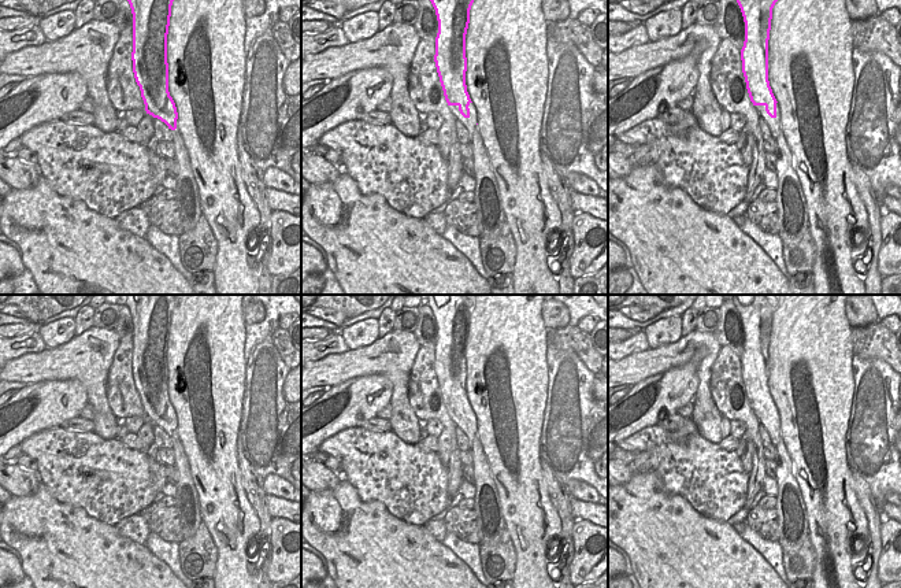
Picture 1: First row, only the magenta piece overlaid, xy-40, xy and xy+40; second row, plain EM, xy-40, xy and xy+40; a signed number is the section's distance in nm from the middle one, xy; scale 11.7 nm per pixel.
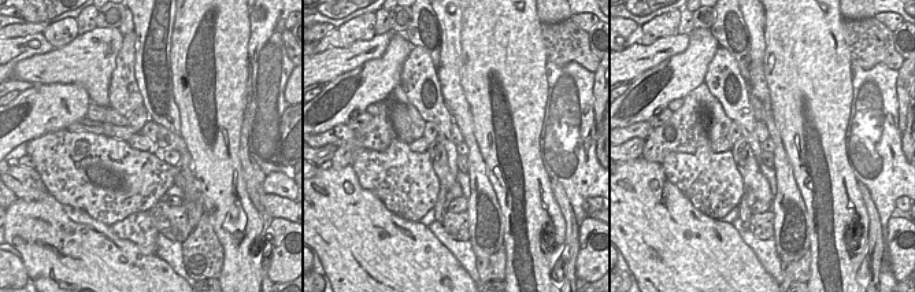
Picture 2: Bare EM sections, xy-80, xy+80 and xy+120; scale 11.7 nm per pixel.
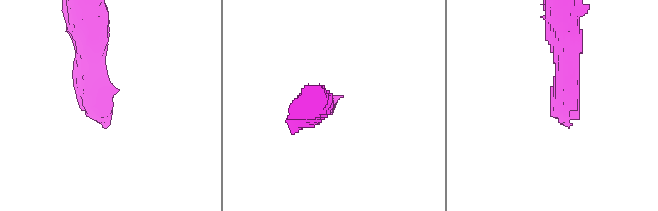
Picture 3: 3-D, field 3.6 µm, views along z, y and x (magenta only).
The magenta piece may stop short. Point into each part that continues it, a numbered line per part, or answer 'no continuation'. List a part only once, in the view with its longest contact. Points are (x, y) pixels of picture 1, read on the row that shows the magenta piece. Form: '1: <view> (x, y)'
1: xy (486, 198)

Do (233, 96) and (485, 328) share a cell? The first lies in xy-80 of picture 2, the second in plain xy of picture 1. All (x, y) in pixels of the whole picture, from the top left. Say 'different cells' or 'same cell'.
same cell

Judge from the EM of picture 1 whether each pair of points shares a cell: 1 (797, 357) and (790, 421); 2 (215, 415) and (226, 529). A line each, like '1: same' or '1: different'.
1: same
2: same

